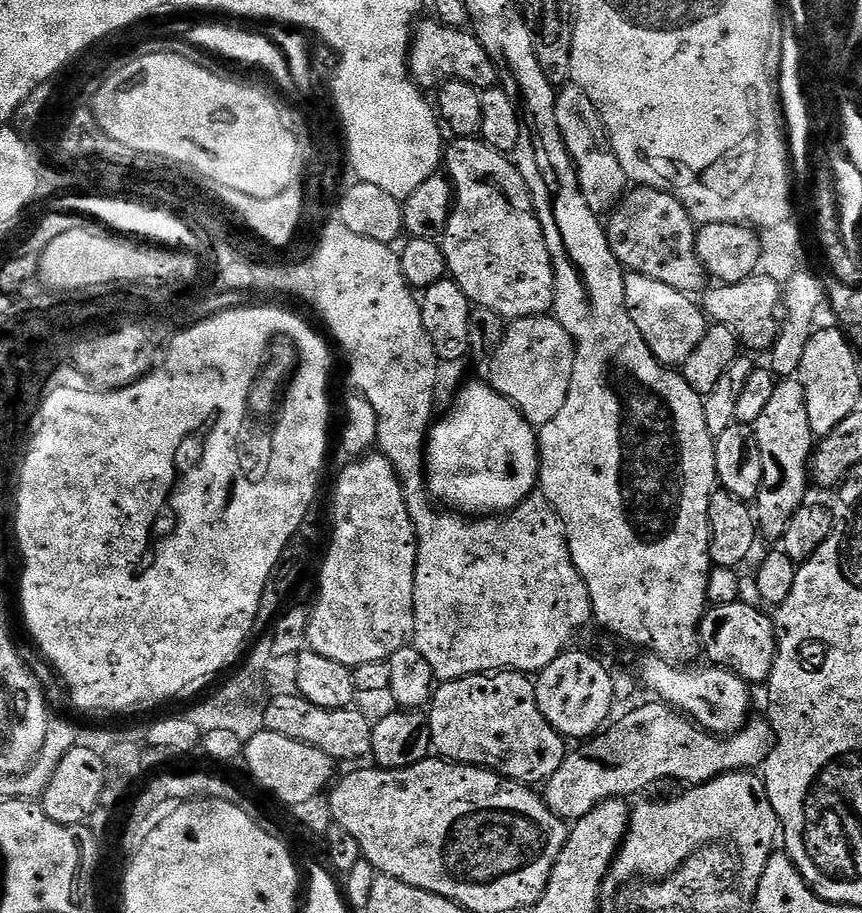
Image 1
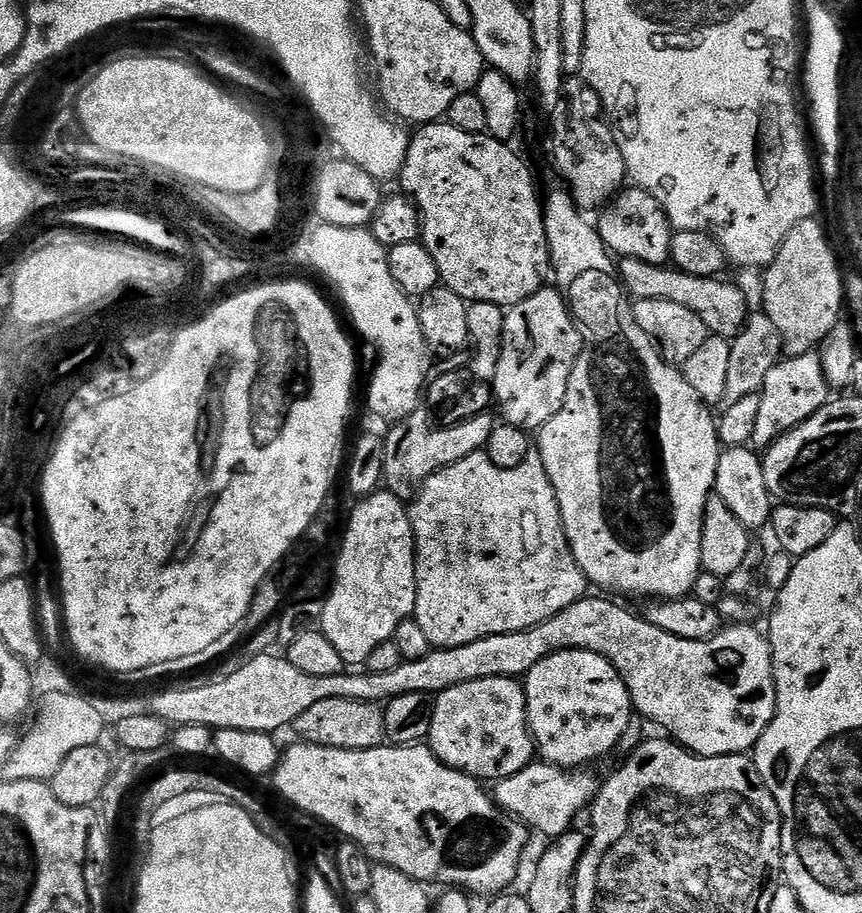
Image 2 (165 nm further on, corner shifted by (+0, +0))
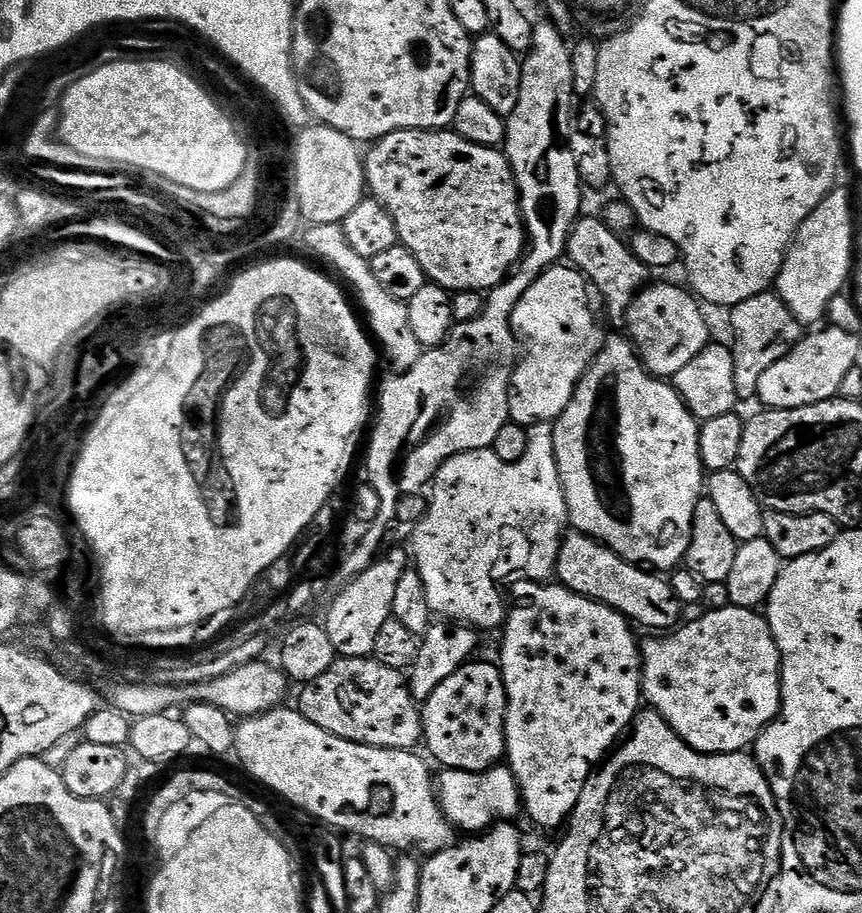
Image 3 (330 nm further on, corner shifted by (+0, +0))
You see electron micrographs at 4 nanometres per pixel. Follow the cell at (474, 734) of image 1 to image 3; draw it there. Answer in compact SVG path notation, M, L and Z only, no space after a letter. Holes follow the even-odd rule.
M466 662L457 672L450 674L450 678L446 678L446 682L442 682L442 686L438 686L438 690L434 690L434 694L430 694L430 698L422 704L423 743L428 744L427 755L433 761L436 759L444 768L485 772L488 768L497 767L506 756L508 699L504 679L495 663L476 663Z

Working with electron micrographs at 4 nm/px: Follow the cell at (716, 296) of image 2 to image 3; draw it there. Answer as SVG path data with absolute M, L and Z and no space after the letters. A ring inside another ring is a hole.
M584 214L572 226L566 256L571 267L581 272L595 291L596 288L600 291L609 318L623 321L628 315L628 308L649 283L650 269L634 255L625 241L623 244L620 240L623 239L607 228L599 215Z

